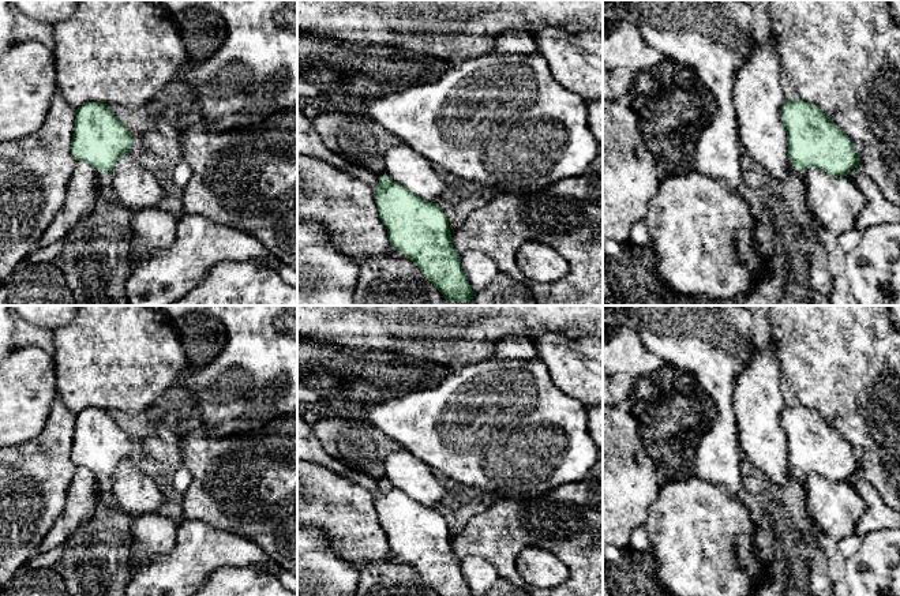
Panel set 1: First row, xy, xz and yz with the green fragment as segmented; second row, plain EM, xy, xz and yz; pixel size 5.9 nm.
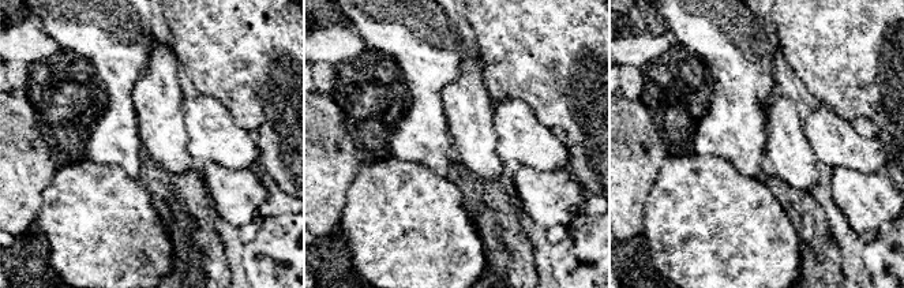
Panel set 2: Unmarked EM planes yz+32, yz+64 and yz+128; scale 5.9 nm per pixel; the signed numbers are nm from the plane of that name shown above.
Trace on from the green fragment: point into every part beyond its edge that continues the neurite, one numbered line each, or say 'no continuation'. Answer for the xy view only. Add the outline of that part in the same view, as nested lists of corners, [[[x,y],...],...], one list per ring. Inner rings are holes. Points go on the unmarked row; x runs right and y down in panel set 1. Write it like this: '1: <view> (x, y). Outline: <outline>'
no continuation

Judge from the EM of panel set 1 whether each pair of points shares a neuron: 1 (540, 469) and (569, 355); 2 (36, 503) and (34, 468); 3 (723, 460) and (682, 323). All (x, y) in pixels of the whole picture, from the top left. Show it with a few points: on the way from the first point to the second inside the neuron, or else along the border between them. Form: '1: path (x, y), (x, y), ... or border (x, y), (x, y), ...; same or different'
1: border (543, 363), (552, 382), (587, 409); different
2: path (34, 495), (34, 476); same
3: path (723, 426), (723, 396), (716, 377), (716, 358); same

